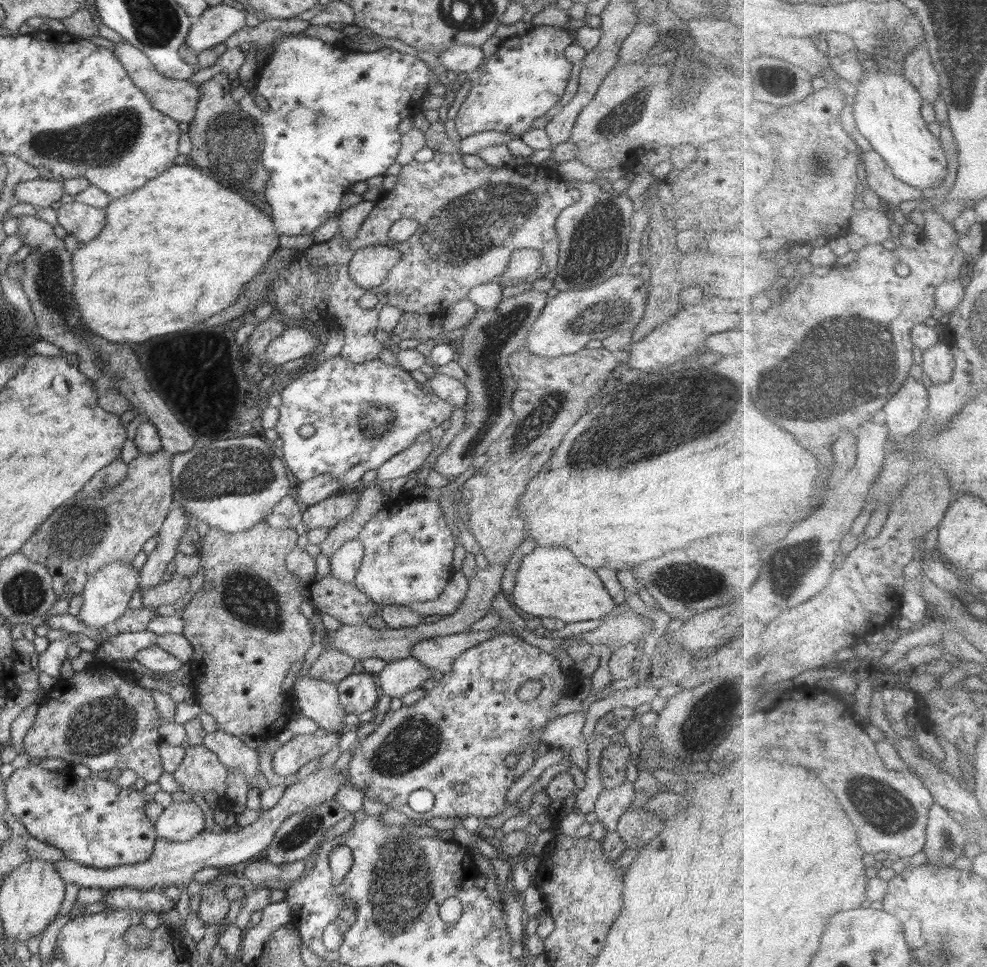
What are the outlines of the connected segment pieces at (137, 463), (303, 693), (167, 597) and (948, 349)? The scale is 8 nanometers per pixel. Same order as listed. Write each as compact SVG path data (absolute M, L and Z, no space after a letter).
M164 449L150 455L139 455L127 464L128 478L108 491L76 497L62 503L48 516L19 550L32 562L45 565L53 578L57 597L80 595L84 584L109 562L132 562L144 543L157 536L162 523L174 506L170 474L172 455Z
M304 675L294 687L295 692L291 692L293 702L303 716L316 722L318 728L337 734L348 729L344 724L347 712L340 704L337 685Z
M174 573L169 582L162 582L152 589L142 589L141 601L146 607L164 606L164 604L176 604L176 600L180 600L182 596L188 593L190 580L188 577Z
M946 341L924 352L923 360L923 369L933 380L933 385L947 384L955 378L957 358L952 345Z

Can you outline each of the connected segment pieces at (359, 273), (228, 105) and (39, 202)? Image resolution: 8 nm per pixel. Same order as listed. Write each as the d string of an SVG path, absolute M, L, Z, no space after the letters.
M388 246L358 248L348 263L348 275L356 285L370 290L383 283L400 259L400 251Z
M220 73L202 83L194 118L189 122L188 134L192 148L190 158L194 166L212 174L228 188L240 190L256 206L264 206L264 185L269 172L261 163L264 135L261 126L242 112L239 102L230 93L232 83L228 74Z
M46 178L24 181L13 188L13 195L22 204L50 207L52 202L61 200L65 195L61 182L62 180L48 180Z

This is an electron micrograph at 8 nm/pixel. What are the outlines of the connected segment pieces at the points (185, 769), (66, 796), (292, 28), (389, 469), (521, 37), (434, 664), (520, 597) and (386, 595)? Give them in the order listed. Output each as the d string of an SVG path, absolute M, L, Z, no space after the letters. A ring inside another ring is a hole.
M204 745L189 746L185 757L172 773L184 793L205 793L212 809L227 810L225 791L227 788L227 766Z
M31 762L26 768L18 768L6 780L4 786L6 812L11 814L30 834L43 845L49 845L64 853L66 859L83 866L106 870L116 866L130 866L146 862L158 840L154 823L148 820L144 806L148 804L146 797L136 788L121 788L118 784L91 774L88 778L80 778L68 765L63 771L50 771L39 762Z
M296 17L291 19L273 18L268 21L261 21L256 27L247 27L237 30L228 37L224 43L227 48L245 46L250 42L256 42L257 54L260 55L271 42L278 37L300 33L310 26L309 20L302 20Z
M431 440L421 444L414 442L414 445L410 446L410 448L396 454L396 456L376 469L377 478L375 482L387 486L393 478L400 478L400 476L406 476L410 472L416 471L426 463L427 458L434 451Z
M535 22L533 29L523 28L521 33L515 37L502 40L494 55L480 69L470 71L468 75L472 88L466 95L466 100L462 102L458 114L453 118L461 138L486 131L504 131L511 134L513 138L519 138L521 134L530 129L532 122L545 116L566 92L573 63L564 57L564 49L573 42L573 36L566 29L542 25L537 22Z
M499 626L488 631L468 631L448 636L427 638L414 644L411 648L411 657L416 658L428 668L434 668L434 670L446 674L453 669L454 661L465 650L477 645L484 639L499 635L502 631L507 630Z
M535 548L522 558L514 590L508 595L512 605L526 617L556 618L565 624L596 620L616 605L598 574L582 566L568 548Z
M406 493L395 500L388 500L363 526L358 538L364 547L364 556L354 584L360 592L370 596L371 601L382 606L404 605L434 600L443 594L454 573L455 530L451 521L444 517L441 502ZM404 532L412 536L414 550L408 554L394 554L390 542Z

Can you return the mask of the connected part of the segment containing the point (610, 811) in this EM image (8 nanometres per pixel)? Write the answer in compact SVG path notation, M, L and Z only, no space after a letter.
M624 782L616 789L604 790L595 804L595 813L598 822L604 825L608 832L617 830L620 816L635 804L635 786L632 783Z

